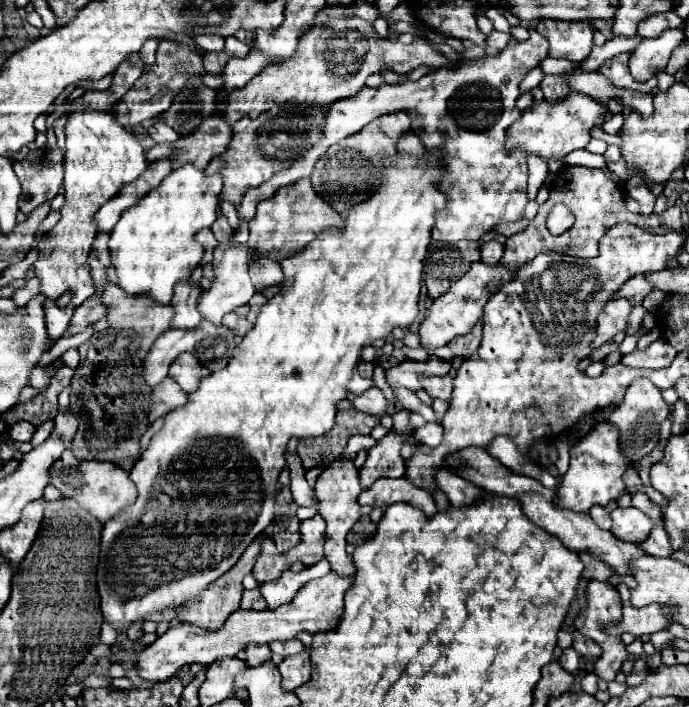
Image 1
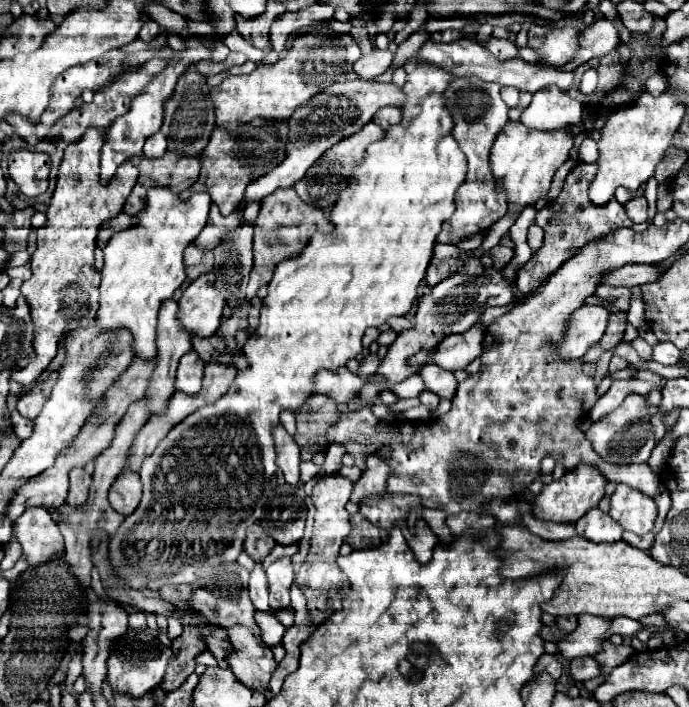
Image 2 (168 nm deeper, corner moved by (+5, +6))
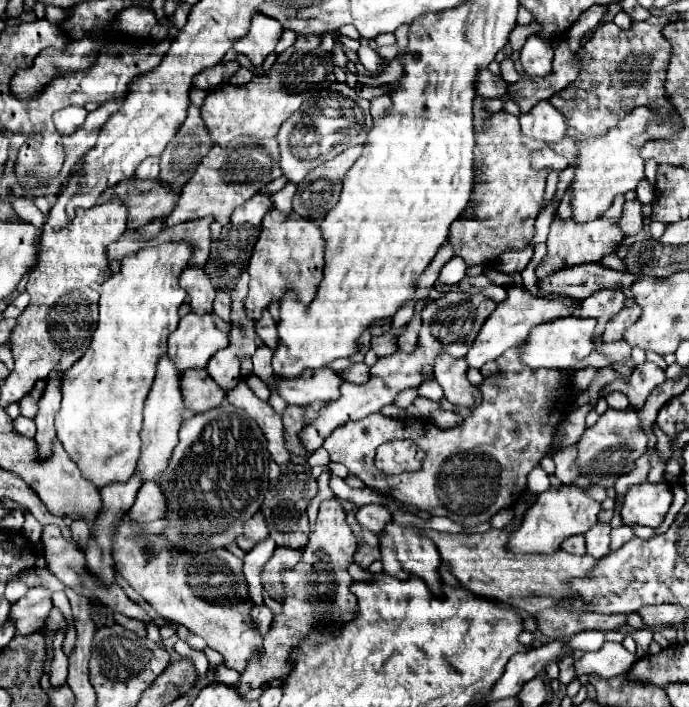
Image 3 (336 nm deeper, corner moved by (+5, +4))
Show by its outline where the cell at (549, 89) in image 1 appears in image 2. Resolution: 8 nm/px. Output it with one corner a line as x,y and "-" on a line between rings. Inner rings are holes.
553,85
535,91
531,105
521,113
521,121
531,129
559,129
567,125
583,127
581,117
583,105

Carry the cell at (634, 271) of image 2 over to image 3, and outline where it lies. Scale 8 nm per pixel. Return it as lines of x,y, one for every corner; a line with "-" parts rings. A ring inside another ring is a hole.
585,263
579,267
565,267
547,279
537,281
539,289
549,293
563,293
573,299
587,299
599,289
623,289
633,285
635,275
625,271
613,271
599,263

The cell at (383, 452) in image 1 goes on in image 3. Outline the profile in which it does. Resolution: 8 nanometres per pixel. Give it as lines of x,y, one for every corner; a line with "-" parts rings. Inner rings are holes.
365,505
357,511
357,521
361,527
379,535
379,531
383,531
385,523
391,521
391,513
381,505

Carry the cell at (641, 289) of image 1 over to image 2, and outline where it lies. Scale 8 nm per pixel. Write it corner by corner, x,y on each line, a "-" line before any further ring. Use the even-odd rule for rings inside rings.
601,283
597,287
595,295
601,299
607,299
607,301
613,301
621,311
627,311
629,303
631,303
631,289
629,287
613,287
613,285

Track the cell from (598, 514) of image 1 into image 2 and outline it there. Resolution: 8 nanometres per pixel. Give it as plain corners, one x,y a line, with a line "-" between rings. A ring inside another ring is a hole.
599,507
589,509
577,523
575,523
577,535
587,537
591,541
619,541
623,527
605,511

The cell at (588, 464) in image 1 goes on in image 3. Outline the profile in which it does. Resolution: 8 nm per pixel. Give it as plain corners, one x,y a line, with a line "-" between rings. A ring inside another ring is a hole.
563,485
561,489
549,489
537,495
537,503
527,509
525,519
519,529
513,531
507,549
515,553
545,553
559,551
561,543
579,533
587,533
597,523
597,513
601,511
599,503
593,501
585,489
575,485

